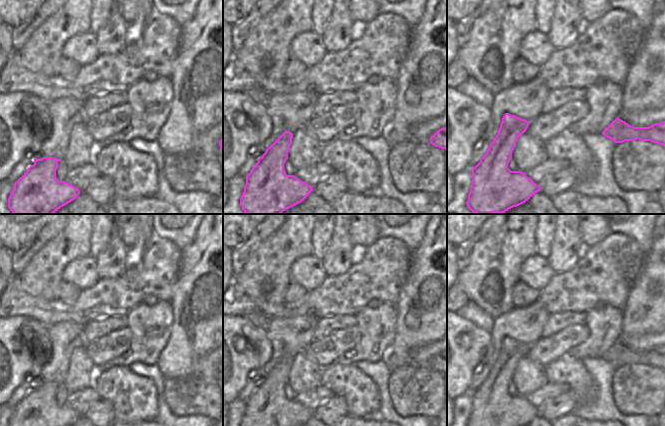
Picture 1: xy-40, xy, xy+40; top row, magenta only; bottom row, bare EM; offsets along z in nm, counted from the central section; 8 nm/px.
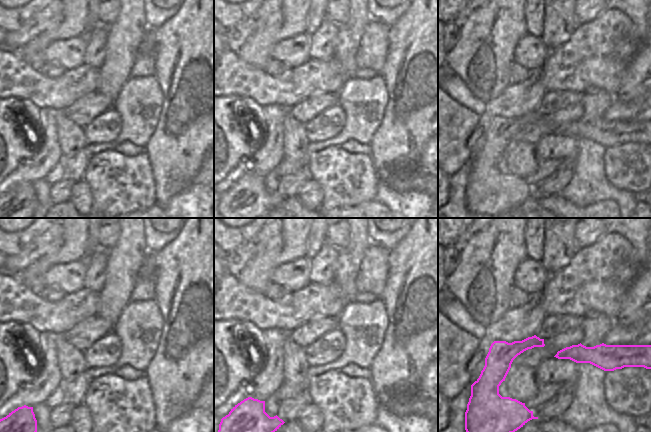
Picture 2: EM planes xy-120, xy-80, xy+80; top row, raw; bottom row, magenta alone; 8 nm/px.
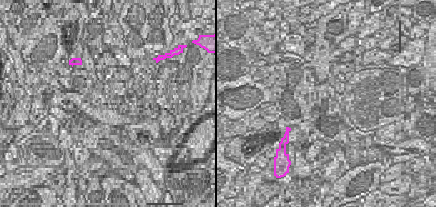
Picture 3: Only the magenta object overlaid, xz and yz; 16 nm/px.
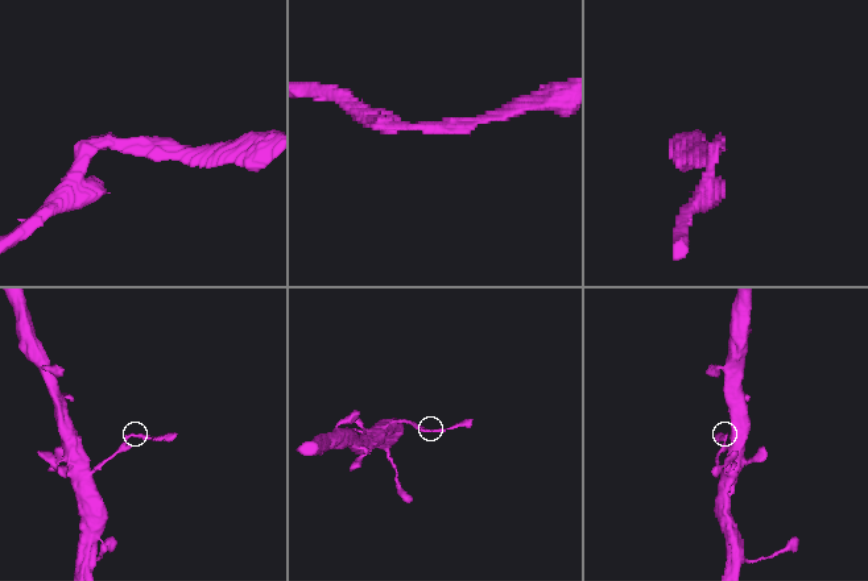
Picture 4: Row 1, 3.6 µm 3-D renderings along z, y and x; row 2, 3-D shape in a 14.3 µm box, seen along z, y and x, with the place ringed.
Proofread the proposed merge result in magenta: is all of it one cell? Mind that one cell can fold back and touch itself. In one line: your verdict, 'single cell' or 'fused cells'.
fused cells

